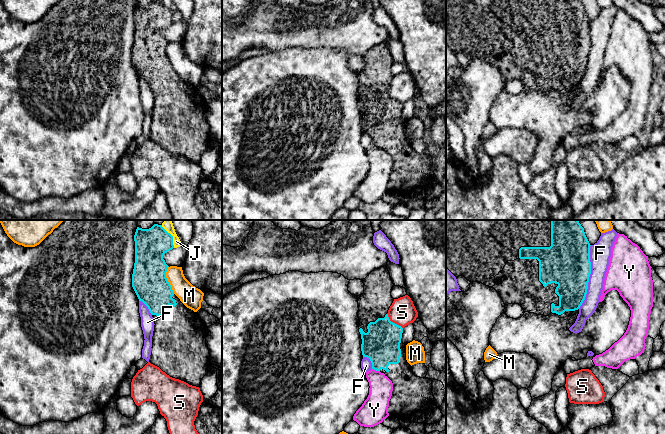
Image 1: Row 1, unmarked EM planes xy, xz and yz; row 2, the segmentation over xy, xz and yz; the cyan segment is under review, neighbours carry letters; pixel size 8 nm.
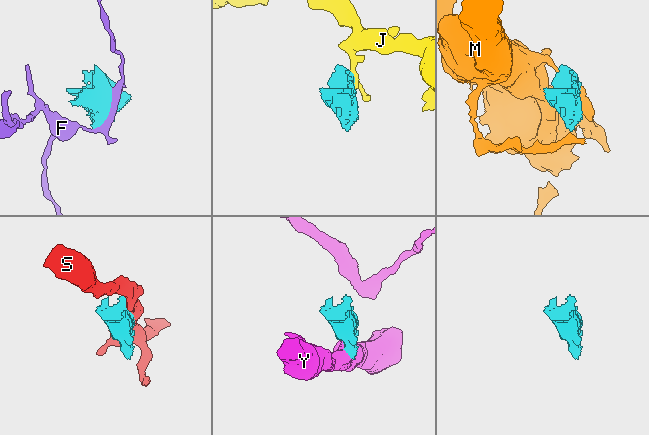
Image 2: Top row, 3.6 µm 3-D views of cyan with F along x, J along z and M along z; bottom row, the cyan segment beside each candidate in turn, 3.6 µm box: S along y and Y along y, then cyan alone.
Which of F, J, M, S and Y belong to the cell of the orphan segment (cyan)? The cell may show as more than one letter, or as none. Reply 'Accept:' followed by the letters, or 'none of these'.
Accept: none of these

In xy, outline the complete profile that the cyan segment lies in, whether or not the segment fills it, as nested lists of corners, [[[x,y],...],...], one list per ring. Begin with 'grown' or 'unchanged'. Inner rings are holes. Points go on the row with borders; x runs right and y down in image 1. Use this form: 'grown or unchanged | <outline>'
grown | [[[162,225],[149,229],[137,227],[135,235],[135,263],[132,287],[149,309],[154,319],[154,331],[149,362],[172,378],[199,387],[201,379],[213,368],[206,344],[206,327],[193,310],[187,308],[174,294],[166,278],[168,265],[163,256],[174,248],[173,236]]]

